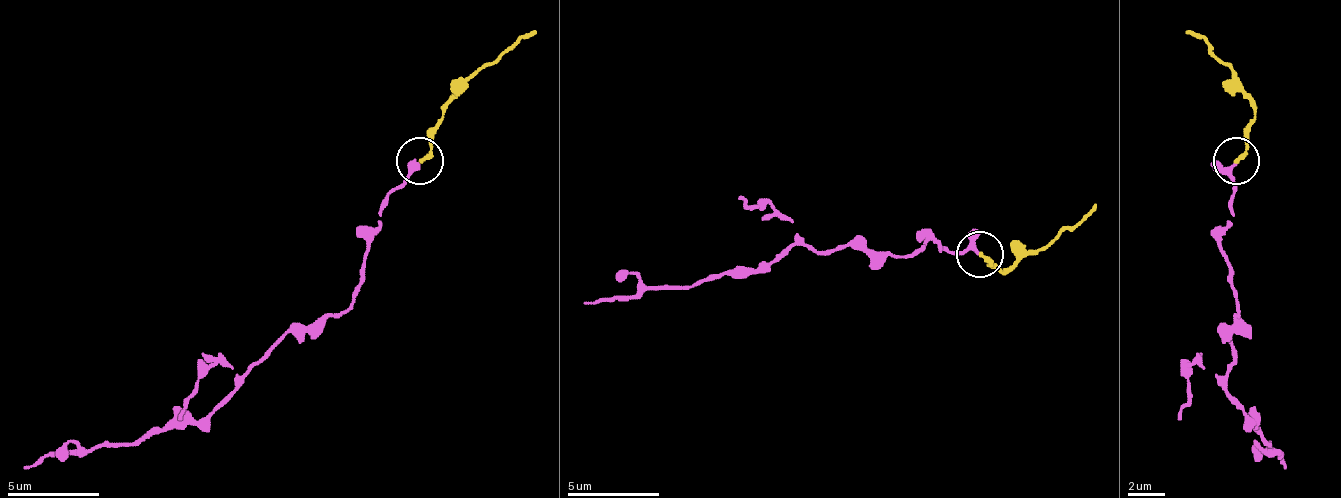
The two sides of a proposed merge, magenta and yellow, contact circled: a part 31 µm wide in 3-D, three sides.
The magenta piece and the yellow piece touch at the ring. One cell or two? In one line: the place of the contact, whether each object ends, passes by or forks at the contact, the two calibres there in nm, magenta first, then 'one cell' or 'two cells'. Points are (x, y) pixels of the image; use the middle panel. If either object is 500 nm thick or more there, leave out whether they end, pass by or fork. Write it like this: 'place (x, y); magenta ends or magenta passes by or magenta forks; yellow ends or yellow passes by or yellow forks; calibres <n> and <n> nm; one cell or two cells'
place (979, 254); magenta passes by; yellow ends; calibres 150 and 240 nm; one cell

